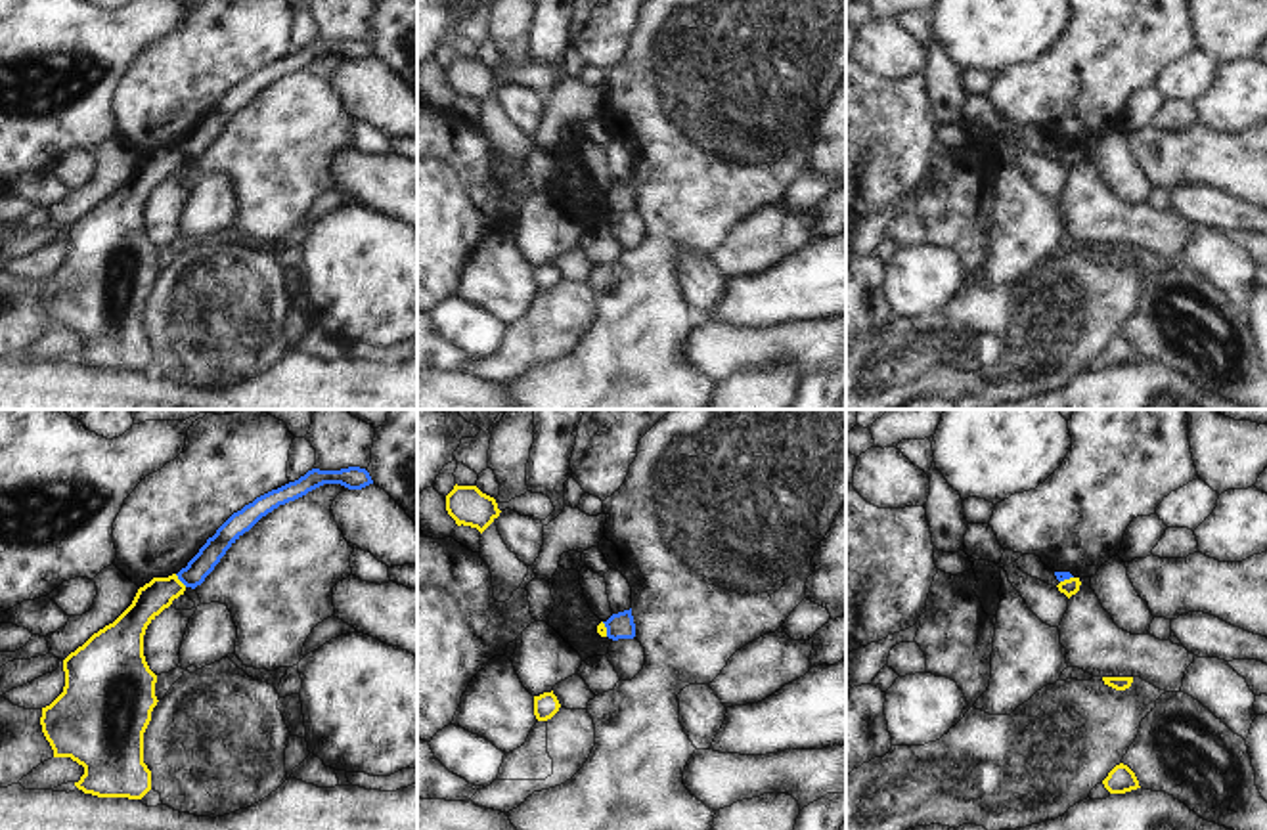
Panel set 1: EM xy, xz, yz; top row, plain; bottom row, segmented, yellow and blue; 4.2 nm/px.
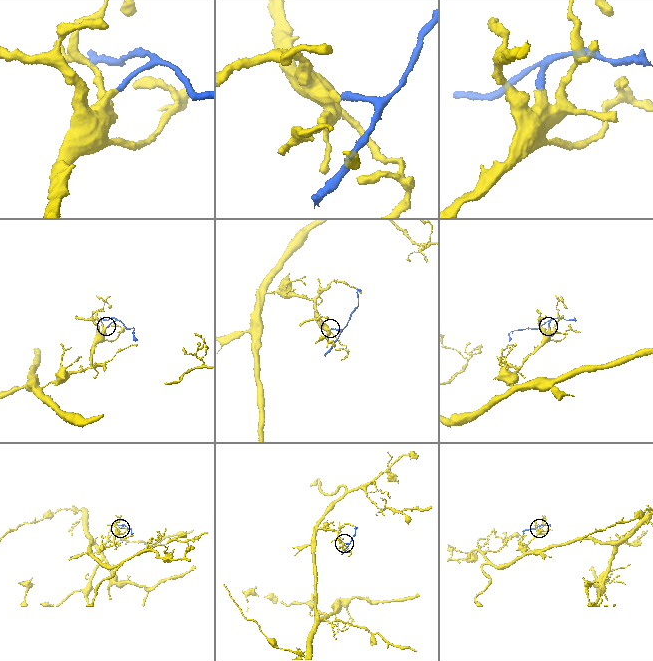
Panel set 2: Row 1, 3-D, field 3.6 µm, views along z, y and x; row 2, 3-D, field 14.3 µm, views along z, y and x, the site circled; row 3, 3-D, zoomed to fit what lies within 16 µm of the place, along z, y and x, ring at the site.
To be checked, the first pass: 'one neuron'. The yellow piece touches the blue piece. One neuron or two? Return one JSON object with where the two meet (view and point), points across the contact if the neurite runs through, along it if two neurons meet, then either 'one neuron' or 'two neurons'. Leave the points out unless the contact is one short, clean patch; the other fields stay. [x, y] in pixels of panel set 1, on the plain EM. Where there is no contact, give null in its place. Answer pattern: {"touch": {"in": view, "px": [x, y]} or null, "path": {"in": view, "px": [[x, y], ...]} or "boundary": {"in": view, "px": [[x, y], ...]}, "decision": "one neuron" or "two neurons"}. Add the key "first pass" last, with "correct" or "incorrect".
{"touch": {"in": "xy", "px": [178, 152]}, "boundary": {"in": "xy", "px": [[175, 146], [186, 157]]}, "decision": "two neurons", "first pass": "incorrect"}

